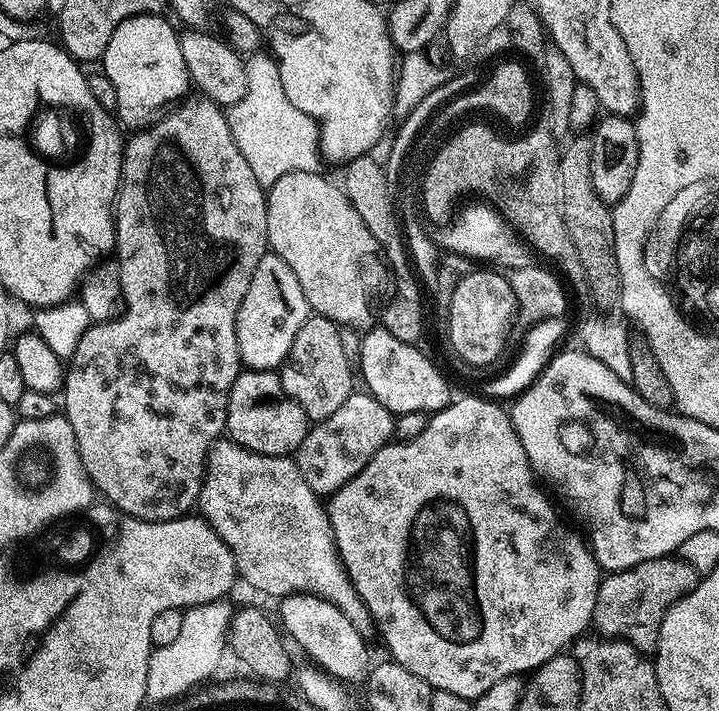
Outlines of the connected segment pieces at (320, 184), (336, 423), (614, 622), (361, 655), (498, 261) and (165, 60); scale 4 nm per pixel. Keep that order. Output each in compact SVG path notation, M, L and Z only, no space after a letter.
M319 171L288 173L278 178L271 188L267 189L268 197L268 247L298 278L302 294L306 294L309 309L317 316L325 316L335 324L368 330L373 327L364 312L364 292L360 292L360 260L368 255L377 244L374 234L358 218L358 210L350 202L339 183L331 184Z
M353 390L350 398L330 414L330 418L317 420L309 427L302 446L294 453L294 459L306 486L321 498L331 497L350 478L354 478L393 439L396 431L396 416L382 402L369 396L367 391Z
M675 555L647 560L621 572L607 573L601 579L598 598L594 602L592 624L601 637L627 640L642 653L655 653L662 618L674 602L696 588L700 577L701 573Z
M294 592L291 596L279 597L280 618L279 623L283 631L292 635L294 643L298 644L333 680L343 682L345 685L363 685L368 679L370 659L368 660L369 641L354 630L354 625L338 606L320 596L309 596L307 592Z
M477 204L463 210L447 225L437 229L433 235L443 250L460 254L474 260L490 262L497 269L525 269L536 262L530 246L514 233L499 212L486 204Z
M163 15L132 16L110 34L102 70L110 82L114 82L118 94L115 115L125 129L143 130L154 126L189 95L190 81L182 59L180 32L172 29L171 19L164 19Z

